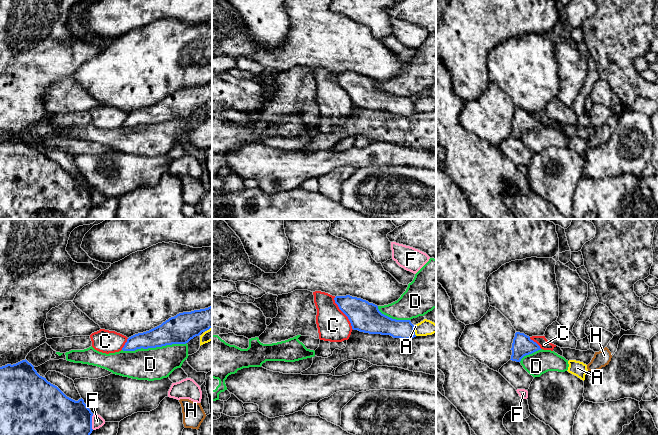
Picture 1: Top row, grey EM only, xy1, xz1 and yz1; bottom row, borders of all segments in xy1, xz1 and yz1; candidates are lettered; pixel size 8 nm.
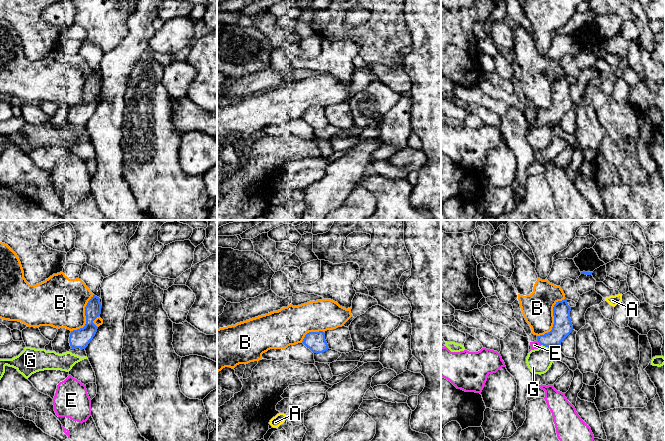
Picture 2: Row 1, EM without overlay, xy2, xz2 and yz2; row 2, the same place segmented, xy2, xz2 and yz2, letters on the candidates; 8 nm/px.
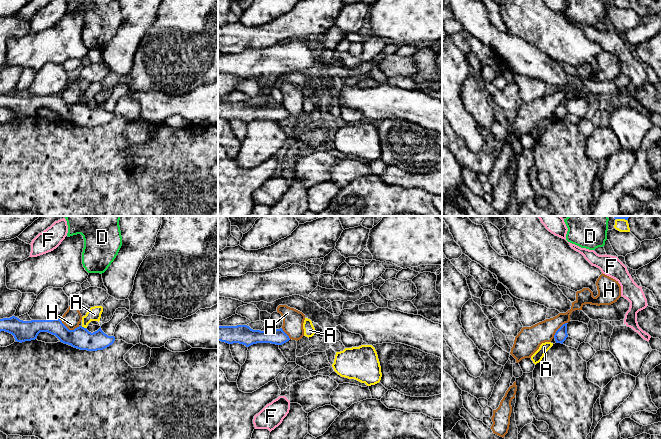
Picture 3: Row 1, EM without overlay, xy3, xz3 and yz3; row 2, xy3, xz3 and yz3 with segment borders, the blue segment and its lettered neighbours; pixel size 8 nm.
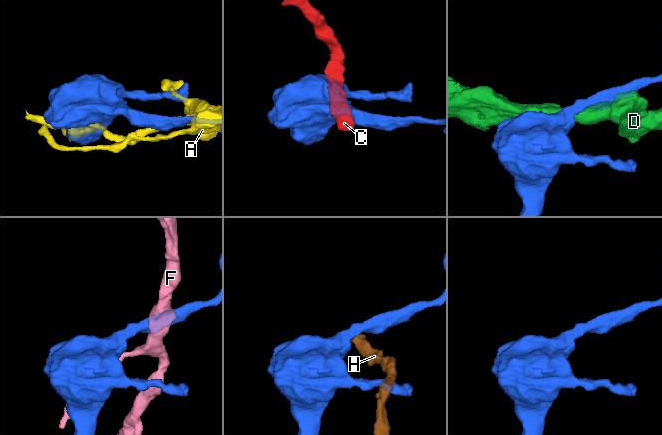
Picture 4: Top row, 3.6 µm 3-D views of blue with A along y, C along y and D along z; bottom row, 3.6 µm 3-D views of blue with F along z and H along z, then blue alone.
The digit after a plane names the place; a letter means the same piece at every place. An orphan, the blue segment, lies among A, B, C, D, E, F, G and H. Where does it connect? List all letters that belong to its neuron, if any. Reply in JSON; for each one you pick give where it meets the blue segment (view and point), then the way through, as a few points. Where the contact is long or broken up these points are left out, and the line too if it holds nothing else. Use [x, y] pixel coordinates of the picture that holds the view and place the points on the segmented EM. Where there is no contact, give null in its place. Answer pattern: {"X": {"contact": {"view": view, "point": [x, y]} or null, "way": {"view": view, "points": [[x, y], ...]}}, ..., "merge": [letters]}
{"E": {"contact": {"view": "yz2", "point": [539, 342]}}, "merge": ["E"]}

